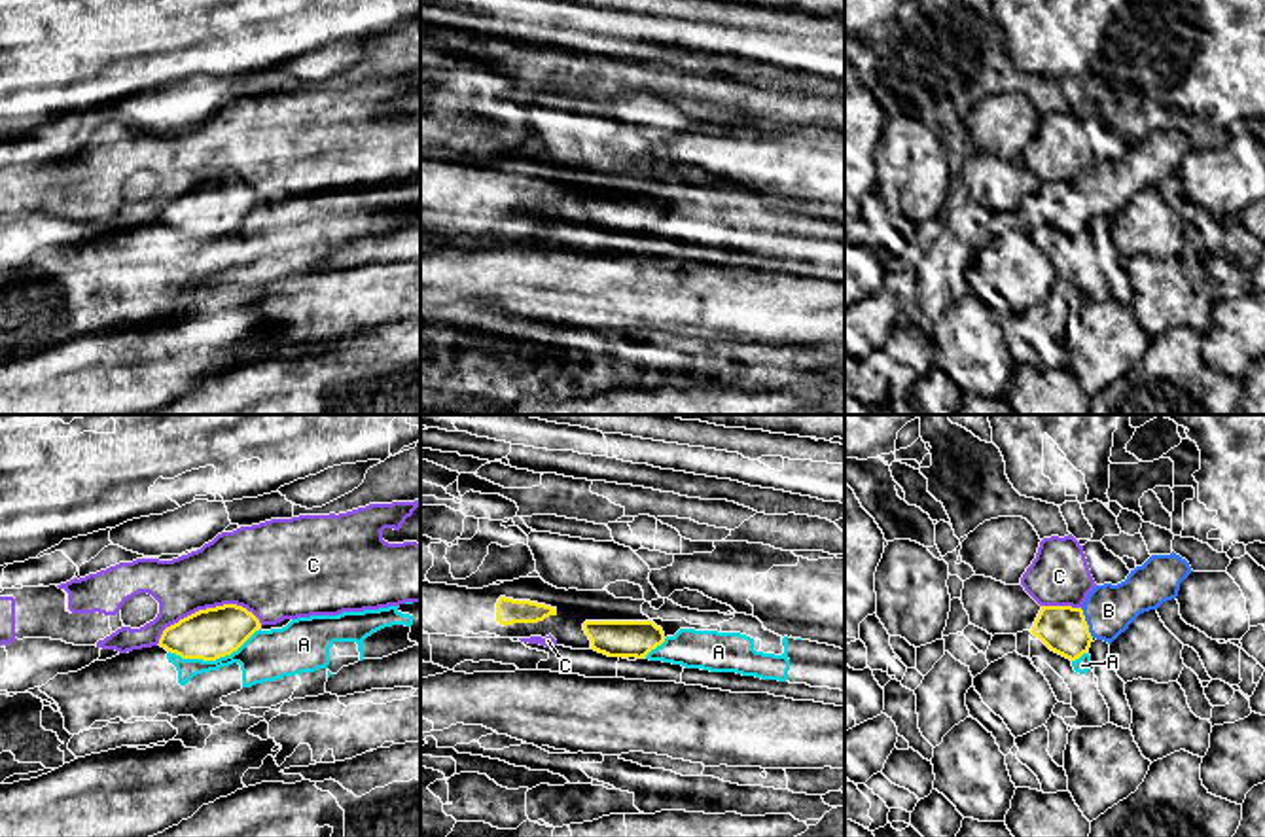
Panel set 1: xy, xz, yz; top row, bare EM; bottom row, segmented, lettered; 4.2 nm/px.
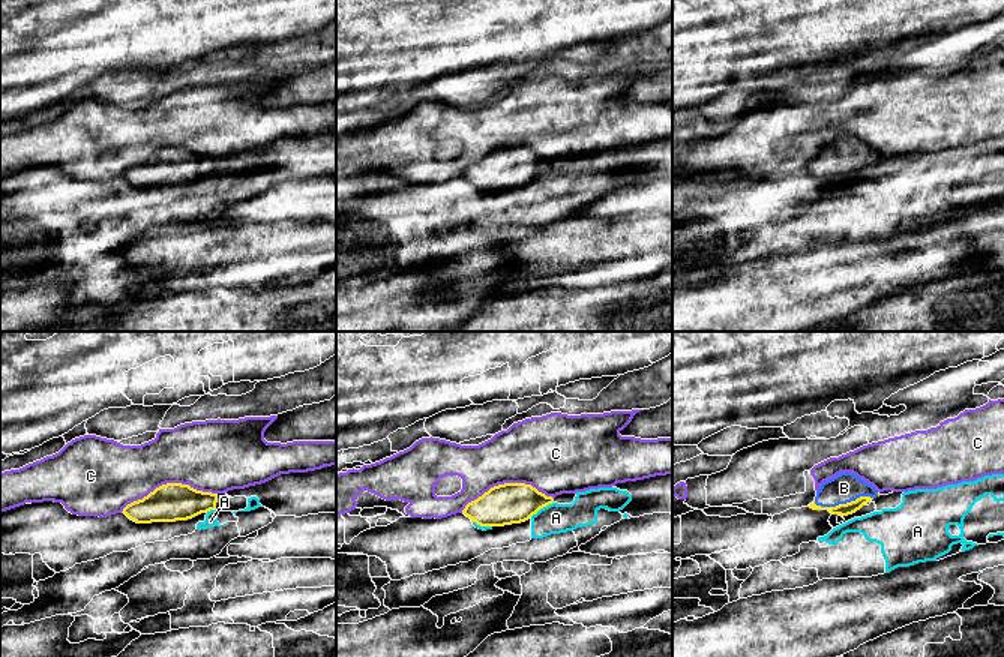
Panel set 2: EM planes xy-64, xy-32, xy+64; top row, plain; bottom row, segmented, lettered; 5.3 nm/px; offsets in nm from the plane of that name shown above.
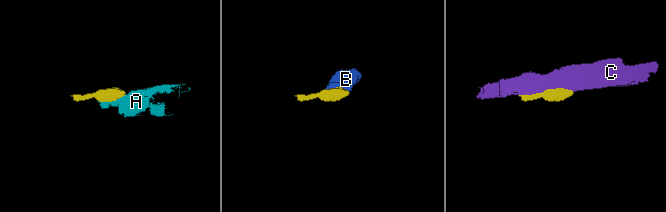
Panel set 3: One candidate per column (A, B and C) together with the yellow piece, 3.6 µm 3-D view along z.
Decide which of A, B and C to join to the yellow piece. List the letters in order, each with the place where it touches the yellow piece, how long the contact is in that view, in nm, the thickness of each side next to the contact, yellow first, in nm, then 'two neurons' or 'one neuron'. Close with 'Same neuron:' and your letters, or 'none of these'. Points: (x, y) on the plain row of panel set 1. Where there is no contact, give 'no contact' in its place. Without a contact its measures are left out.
A: meets yellow in xy at (214, 235); contact 400 nm long; 220 nm thick on the yellow side, 220 nm on the other; two neurons
B: meets yellow in yz at (1086, 199); contact 140 nm long; 200 nm thick on the yellow side, 220 nm on the other; one neuron
C: meets yellow in xy at (207, 184); contact 460 nm long; 220 nm thick on the yellow side, 340 nm on the other; two neurons
Same neuron: B

